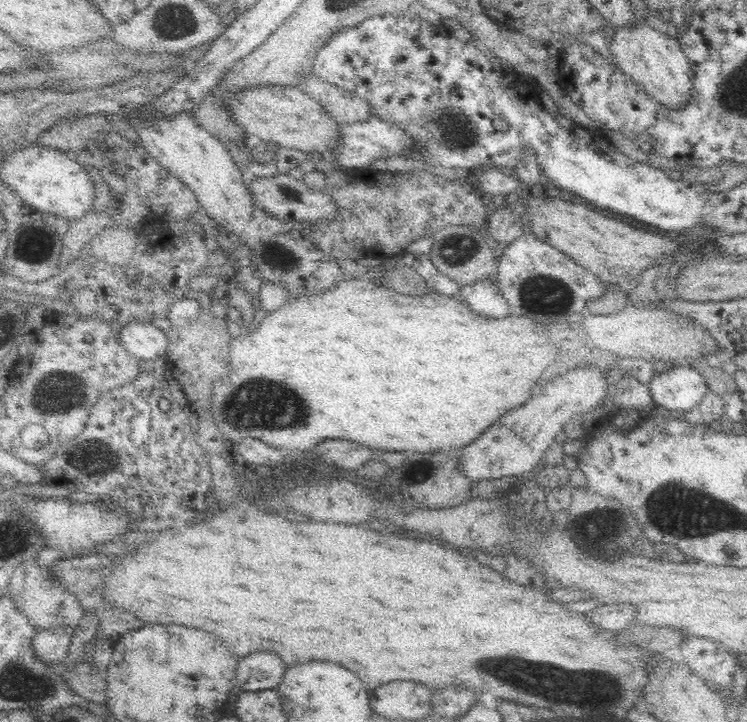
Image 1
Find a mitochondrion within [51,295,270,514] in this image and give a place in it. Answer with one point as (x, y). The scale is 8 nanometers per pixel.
(87, 454)

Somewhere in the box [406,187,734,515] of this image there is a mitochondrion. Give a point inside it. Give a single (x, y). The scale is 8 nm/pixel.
(545, 294)

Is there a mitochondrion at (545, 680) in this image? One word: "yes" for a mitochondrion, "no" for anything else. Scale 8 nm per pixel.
yes

